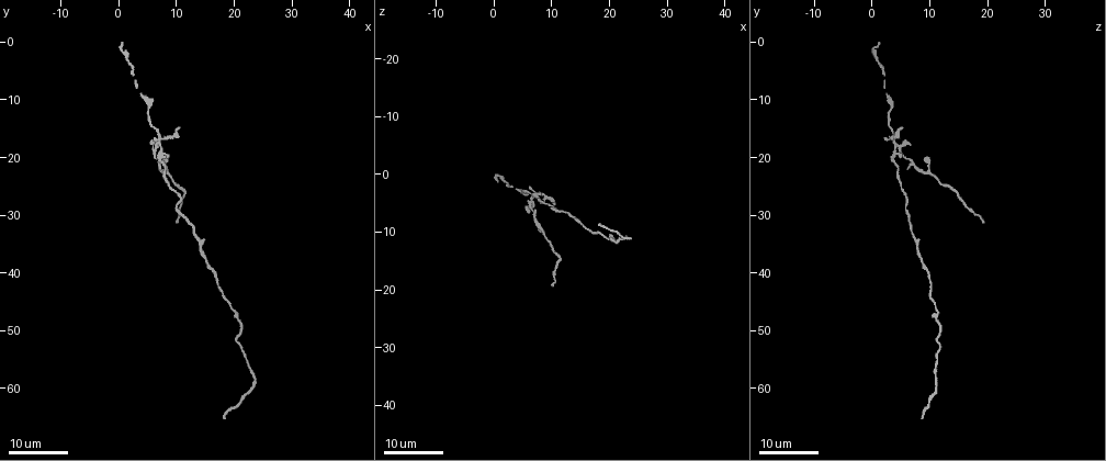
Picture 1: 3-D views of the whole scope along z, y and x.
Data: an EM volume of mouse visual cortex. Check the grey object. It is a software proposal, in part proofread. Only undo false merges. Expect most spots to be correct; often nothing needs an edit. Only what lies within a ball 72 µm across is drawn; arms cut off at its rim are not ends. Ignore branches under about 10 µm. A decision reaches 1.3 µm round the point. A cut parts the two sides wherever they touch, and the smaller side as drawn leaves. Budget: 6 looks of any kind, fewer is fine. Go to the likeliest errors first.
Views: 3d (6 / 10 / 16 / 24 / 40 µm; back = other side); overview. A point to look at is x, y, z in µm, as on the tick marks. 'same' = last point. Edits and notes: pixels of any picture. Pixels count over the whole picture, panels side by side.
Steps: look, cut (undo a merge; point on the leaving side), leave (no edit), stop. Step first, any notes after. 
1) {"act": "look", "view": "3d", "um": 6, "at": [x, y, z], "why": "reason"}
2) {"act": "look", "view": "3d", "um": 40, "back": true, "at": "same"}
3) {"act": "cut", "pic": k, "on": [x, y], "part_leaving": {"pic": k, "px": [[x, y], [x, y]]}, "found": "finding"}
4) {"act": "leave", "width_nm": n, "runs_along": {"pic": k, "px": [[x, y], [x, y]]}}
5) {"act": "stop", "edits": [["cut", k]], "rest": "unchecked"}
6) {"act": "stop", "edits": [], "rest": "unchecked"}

{"act": "look", "view": "3d", "um": 24, "at": [6.5, 17.5, 4.5], "why": "four arms meet"}

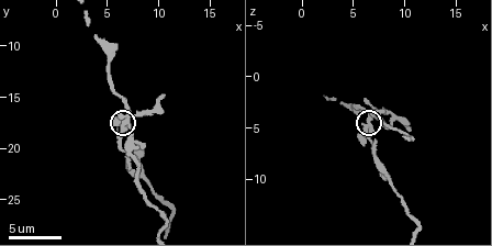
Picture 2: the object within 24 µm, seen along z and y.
{"act": "look", "view": "3d", "um": 10, "at": [6.6, 17.6, 4.2]}

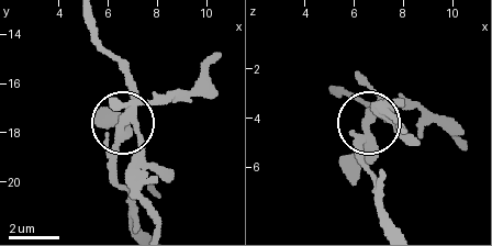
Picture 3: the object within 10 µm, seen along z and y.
{"act": "cut", "pic": 3, "on": [122, 135], "side_arm_um": 22, "arms": 4, "found": "a second cell is stuck on"}

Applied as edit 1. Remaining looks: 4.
{"act": "look", "view": "overview"}

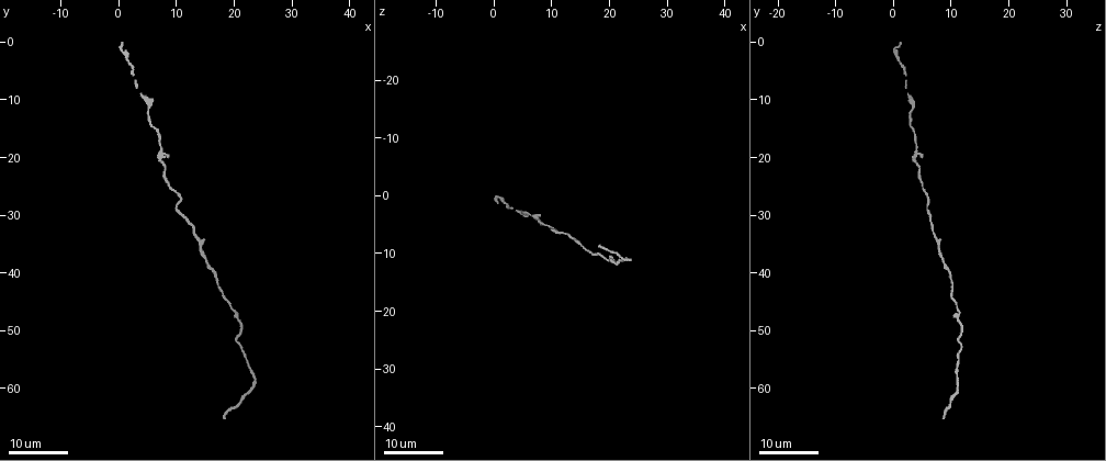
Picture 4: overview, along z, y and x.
{"act": "look", "view": "3d", "um": 16, "at": [10.0, 28.5, 5.5], "why": "a narrow waist"}

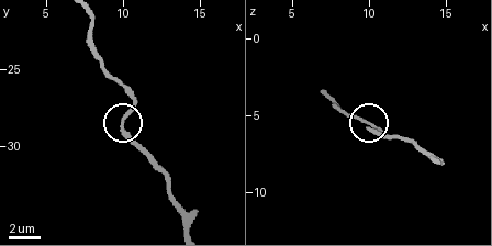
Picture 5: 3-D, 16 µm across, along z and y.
{"act": "look", "view": "3d", "um": 10, "at": [9.8, 28.6, 5.8], "why": "zoom in"}

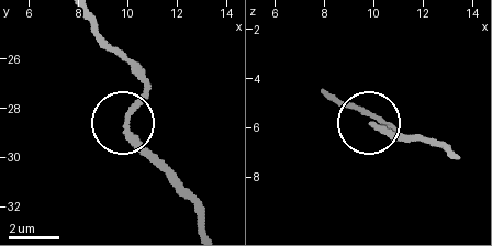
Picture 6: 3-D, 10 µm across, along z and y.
{"act": "look", "view": "3d", "um": 10, "back": true, "at": [10.0, 28.7, 5.8]}

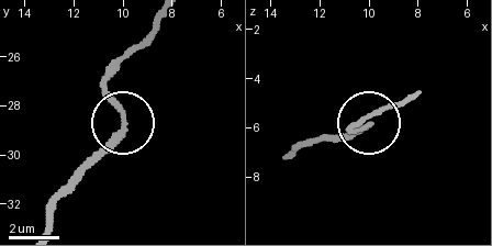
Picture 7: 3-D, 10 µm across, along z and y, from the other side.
{"act": "leave", "runs_along": {"pic": 7, "px": [[47, 214], [54, 191], [121, 122], [104, 67]]}, "found": "one cell here"}

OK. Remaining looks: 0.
{"act": "stop", "edits": [["cut", 3]], "rest": "unchecked"}

